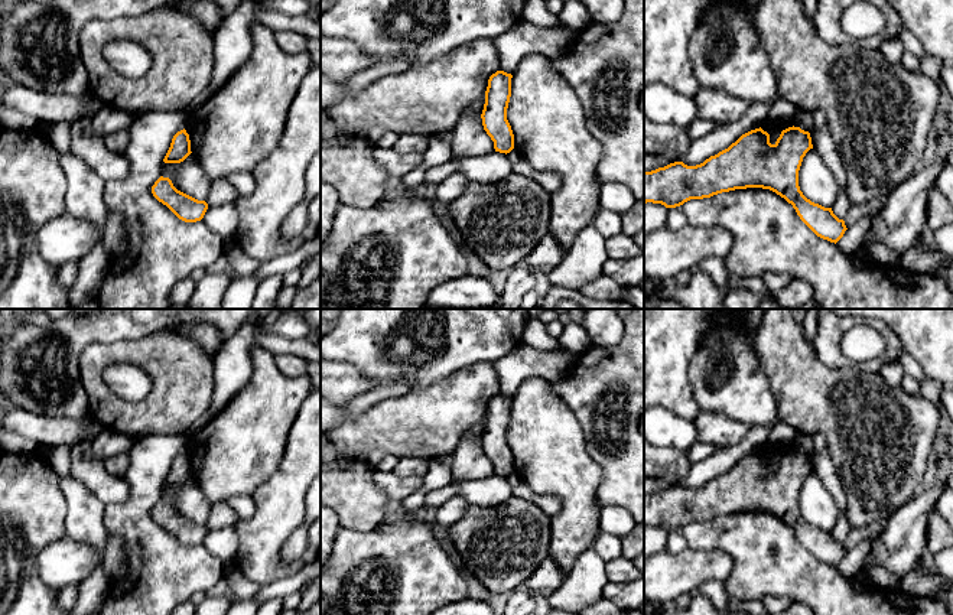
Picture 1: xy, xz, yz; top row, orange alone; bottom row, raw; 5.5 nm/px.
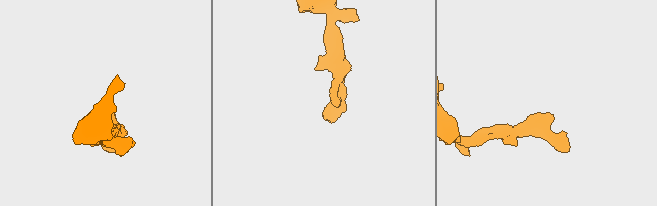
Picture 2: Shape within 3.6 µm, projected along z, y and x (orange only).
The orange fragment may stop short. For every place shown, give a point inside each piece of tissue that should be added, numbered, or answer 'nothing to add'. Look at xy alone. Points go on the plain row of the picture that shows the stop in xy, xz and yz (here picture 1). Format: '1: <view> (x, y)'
nothing to add

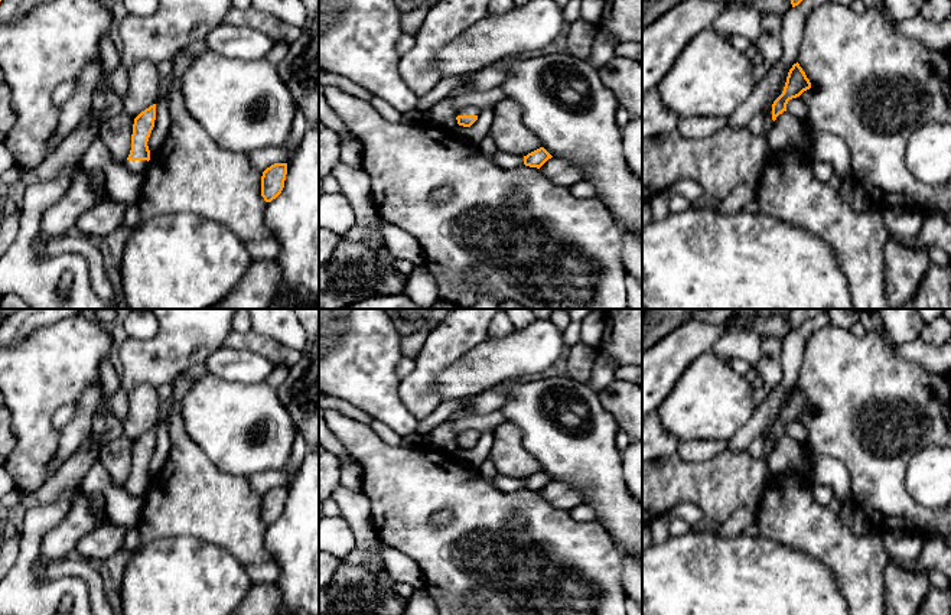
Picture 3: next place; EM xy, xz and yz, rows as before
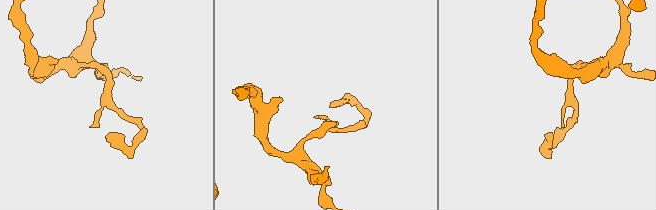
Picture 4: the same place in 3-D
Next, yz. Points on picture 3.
1: yz (768, 442)

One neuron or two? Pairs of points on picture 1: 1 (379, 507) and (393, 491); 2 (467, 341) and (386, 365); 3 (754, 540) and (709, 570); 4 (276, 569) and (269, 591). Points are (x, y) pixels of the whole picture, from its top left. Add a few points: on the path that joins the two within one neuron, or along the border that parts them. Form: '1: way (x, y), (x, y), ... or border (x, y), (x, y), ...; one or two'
1: border (376, 469), (376, 484), (393, 508); two
2: way (446, 354), (435, 360), (406, 360); one
3: border (696, 549), (724, 550), (732, 559), (725, 582); two
4: border (302, 566), (292, 575), (260, 588); two

